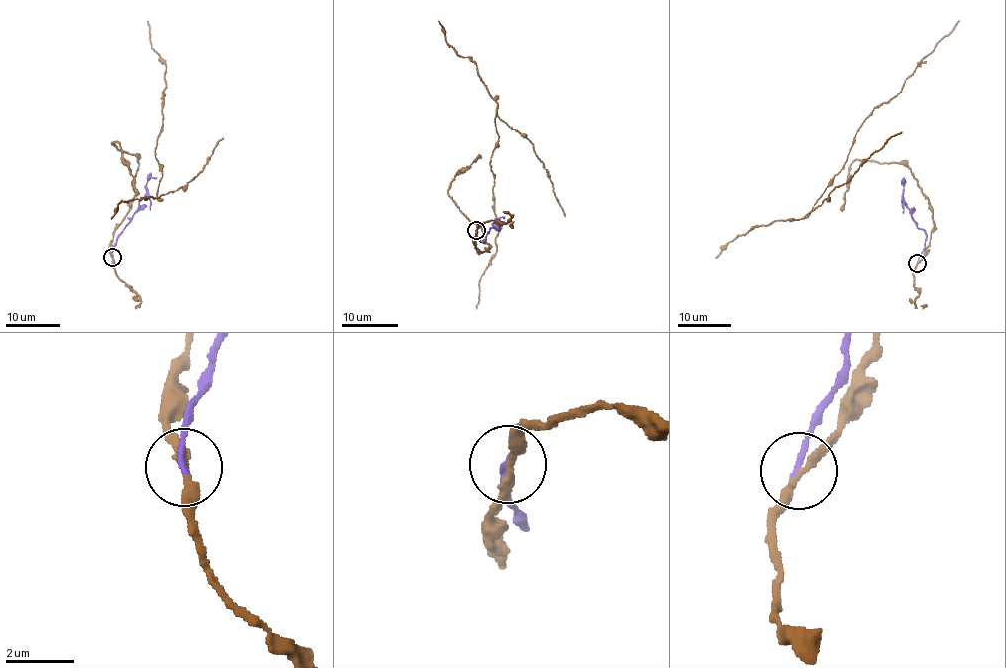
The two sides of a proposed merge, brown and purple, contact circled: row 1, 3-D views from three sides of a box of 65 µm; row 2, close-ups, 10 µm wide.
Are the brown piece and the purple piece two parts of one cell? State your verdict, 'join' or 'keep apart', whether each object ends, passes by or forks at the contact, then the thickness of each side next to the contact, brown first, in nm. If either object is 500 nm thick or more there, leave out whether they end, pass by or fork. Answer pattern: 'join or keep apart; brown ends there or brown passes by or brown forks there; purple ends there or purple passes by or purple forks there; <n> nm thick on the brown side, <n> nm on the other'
keep apart; brown passes by; purple ends there; 240 nm thick on the brown side, 180 nm on the other

